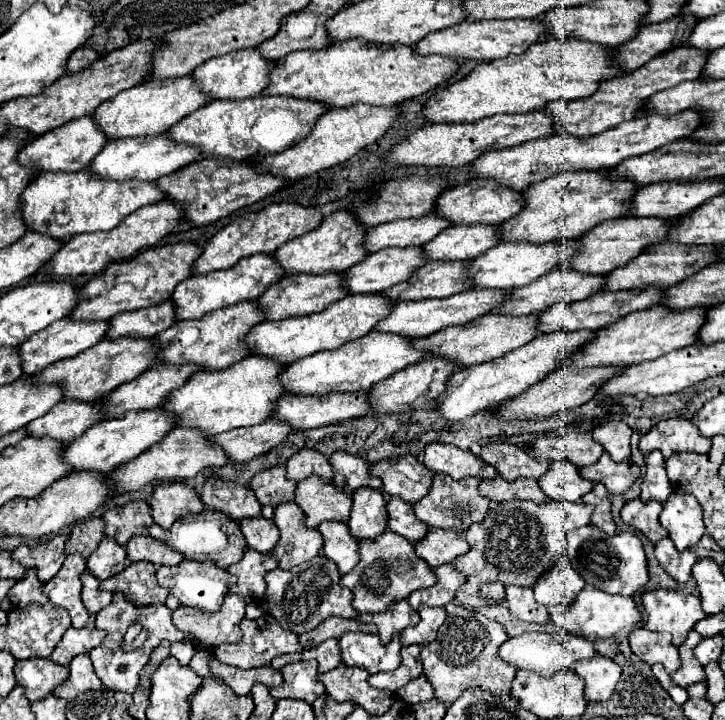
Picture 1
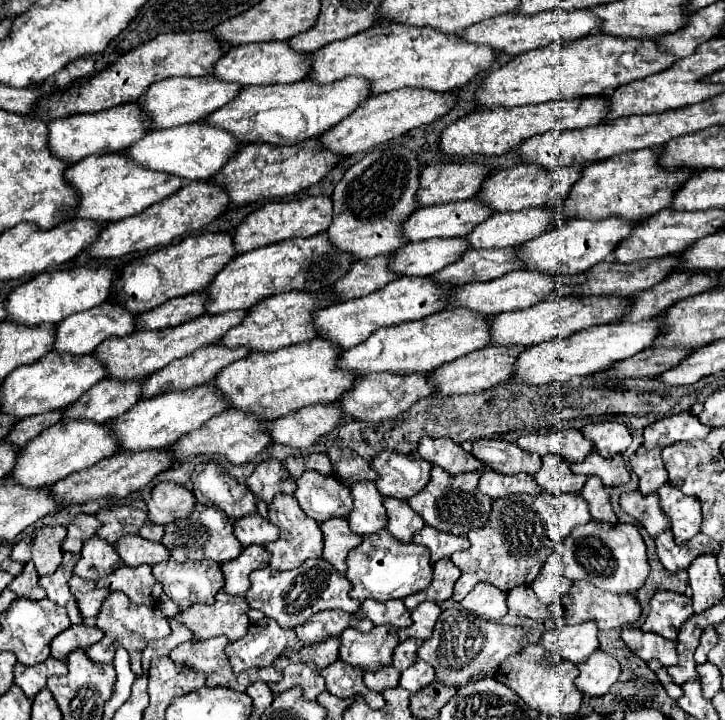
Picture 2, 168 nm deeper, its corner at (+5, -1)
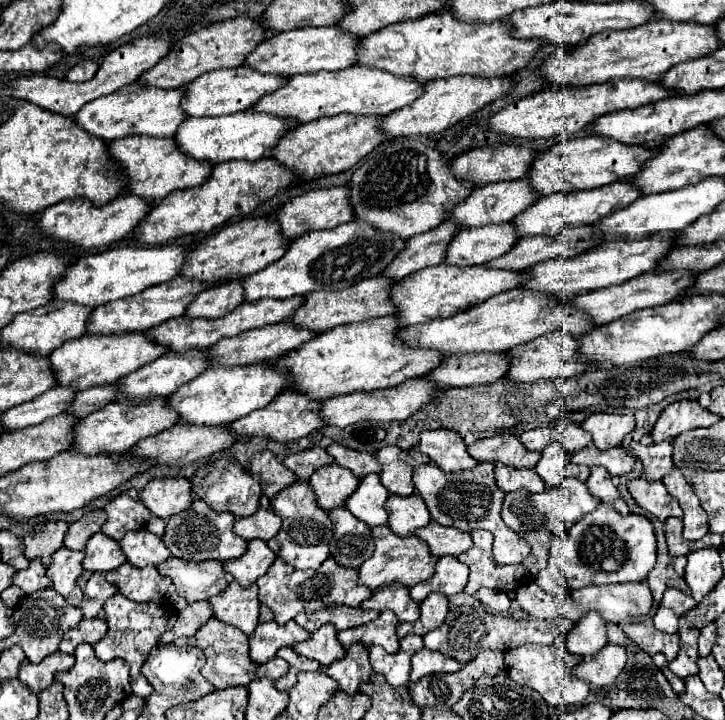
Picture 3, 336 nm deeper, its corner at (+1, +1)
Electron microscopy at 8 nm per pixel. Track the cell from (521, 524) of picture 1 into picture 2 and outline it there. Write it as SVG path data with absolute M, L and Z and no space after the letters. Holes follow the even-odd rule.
M511 494L497 498L489 516L489 524L467 534L471 548L465 552L455 552L451 562L463 572L455 582L453 600L461 602L479 582L489 582L503 592L517 586L527 586L539 574L543 562L551 556L555 544L563 540L575 526L587 524L591 520L589 506L581 494Z

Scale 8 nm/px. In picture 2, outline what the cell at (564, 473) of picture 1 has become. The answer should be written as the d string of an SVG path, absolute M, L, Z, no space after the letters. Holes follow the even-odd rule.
M557 454L543 456L543 466L533 478L549 494L581 492L585 480L587 480L581 474L573 474L569 470L569 464L563 458L559 458Z

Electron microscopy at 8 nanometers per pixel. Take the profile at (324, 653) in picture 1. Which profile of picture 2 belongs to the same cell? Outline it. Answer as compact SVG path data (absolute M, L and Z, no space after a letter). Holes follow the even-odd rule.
M331 636L321 640L319 644L313 646L303 646L299 652L285 652L285 656L293 662L315 662L317 668L325 668L333 662L337 662L339 658L339 638Z

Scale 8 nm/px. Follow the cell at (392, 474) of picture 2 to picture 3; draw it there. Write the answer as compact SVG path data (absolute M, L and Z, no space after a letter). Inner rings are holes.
M397 446L381 448L375 454L377 462L383 466L381 482L391 494L411 496L415 492L413 484L413 470L421 464L427 464L429 458L423 456L419 450L401 450Z

